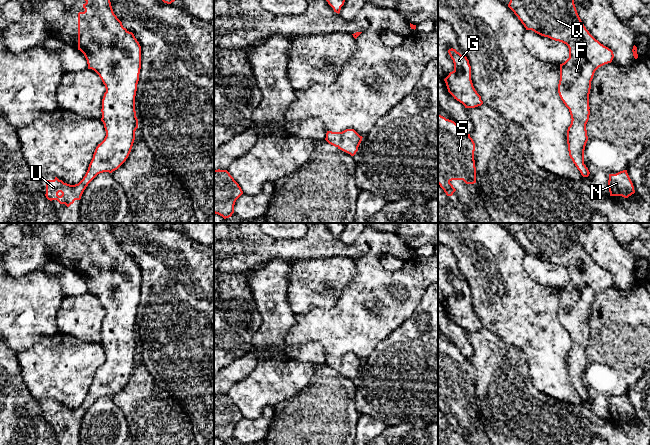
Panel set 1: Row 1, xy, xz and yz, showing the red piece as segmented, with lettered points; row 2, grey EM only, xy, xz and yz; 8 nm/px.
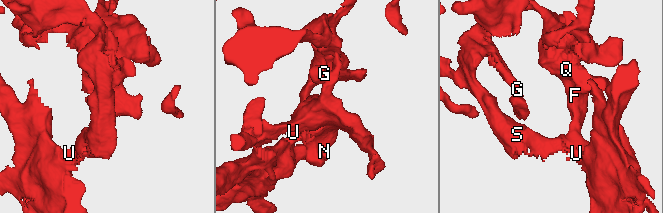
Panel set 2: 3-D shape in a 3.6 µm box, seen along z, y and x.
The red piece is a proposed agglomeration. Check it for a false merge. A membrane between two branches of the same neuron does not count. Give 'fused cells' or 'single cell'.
single cell

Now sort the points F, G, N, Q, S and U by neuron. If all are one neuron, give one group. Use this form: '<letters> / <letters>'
F G N Q S U

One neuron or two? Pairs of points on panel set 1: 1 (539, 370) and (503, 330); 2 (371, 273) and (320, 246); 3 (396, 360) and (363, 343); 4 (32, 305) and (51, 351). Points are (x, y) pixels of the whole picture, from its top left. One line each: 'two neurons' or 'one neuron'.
1: one neuron
2: two neurons
3: two neurons
4: two neurons

